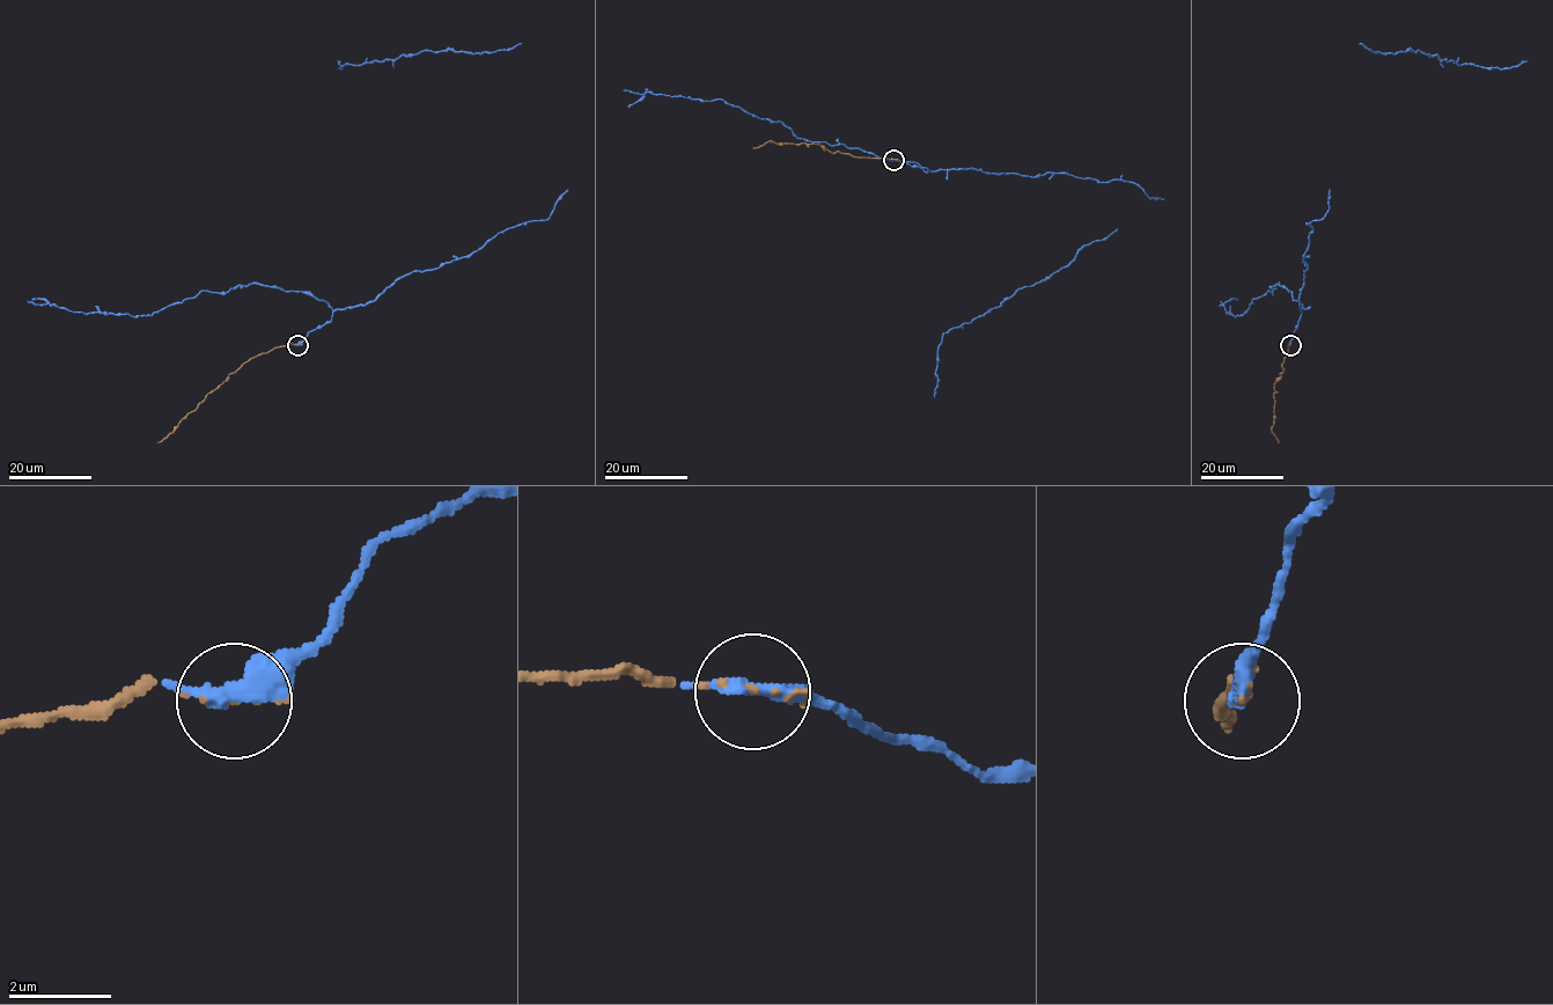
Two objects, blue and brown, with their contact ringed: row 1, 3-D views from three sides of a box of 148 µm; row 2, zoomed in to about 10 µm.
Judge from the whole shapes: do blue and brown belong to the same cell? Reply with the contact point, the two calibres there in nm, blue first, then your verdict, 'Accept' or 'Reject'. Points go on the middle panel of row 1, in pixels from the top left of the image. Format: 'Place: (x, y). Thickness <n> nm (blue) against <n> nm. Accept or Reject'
Place: (893, 160). Thickness 320 nm (blue) against 90 nm. Accept

